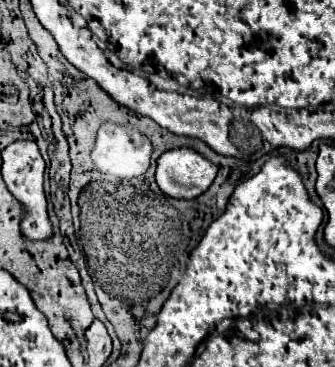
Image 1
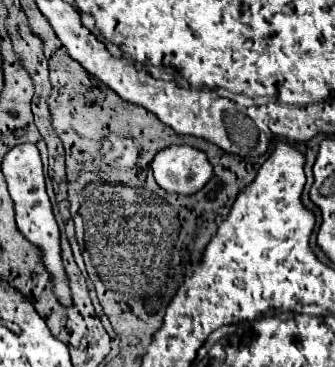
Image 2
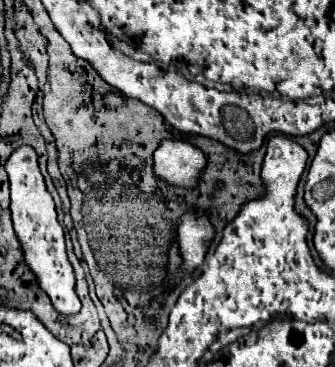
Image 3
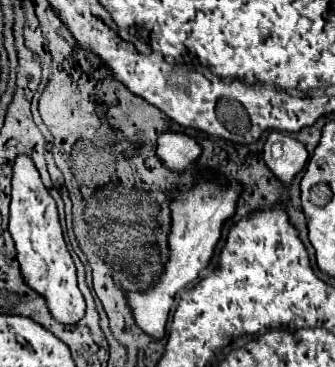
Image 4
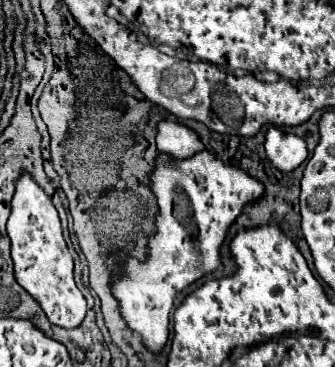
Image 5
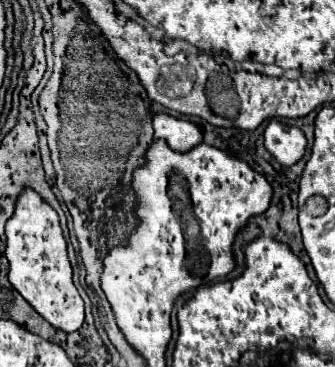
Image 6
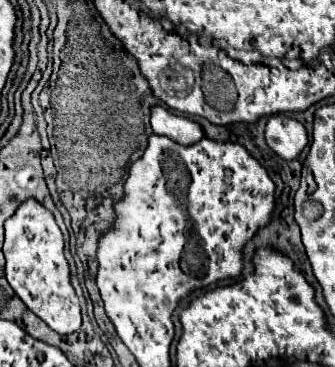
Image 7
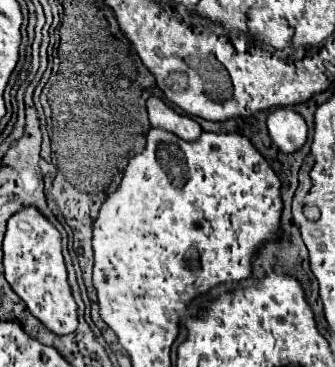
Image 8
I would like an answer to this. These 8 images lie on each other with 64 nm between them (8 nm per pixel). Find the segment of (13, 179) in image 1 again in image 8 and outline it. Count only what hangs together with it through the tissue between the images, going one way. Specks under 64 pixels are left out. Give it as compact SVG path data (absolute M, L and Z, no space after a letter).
M34 206L20 210L8 220L4 236L4 274L12 290L48 330L54 334L70 334L76 330L76 302L66 280L60 232L44 216L40 216Z

